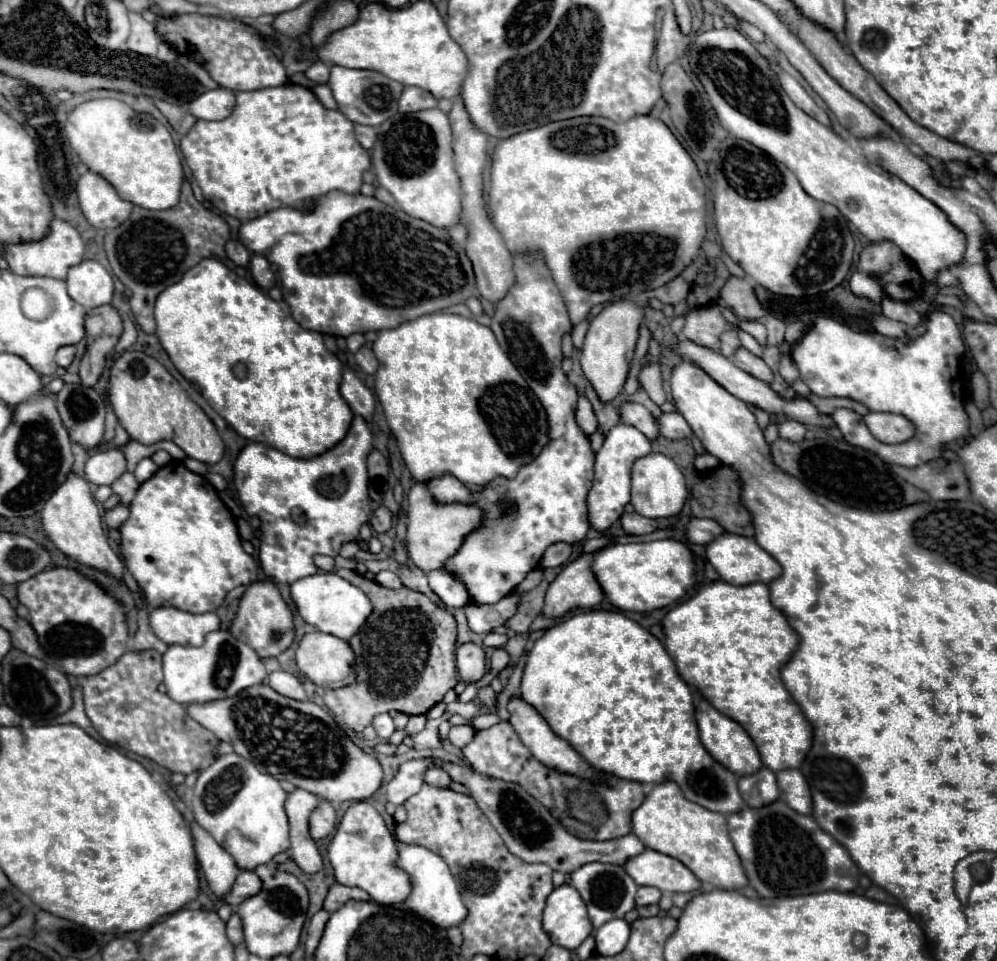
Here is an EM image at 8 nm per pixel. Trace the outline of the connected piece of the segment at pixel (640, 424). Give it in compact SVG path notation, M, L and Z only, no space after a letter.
M625 402L621 406L621 420L625 424L631 424L637 430L641 430L649 440L659 438L659 424L657 424L655 416L645 406L641 406L641 404Z

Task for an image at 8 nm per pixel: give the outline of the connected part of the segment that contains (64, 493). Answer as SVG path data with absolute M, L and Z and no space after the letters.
M69 472L65 482L61 482L57 486L57 490L51 494L47 504L43 506L41 520L43 520L43 530L47 532L47 536L69 558L73 558L73 560L77 560L77 562L81 562L89 568L109 572L117 578L123 576L123 564L121 564L119 556L113 552L113 548L107 542L101 512L95 504L93 492L91 492L89 482L85 478L81 478L75 472Z

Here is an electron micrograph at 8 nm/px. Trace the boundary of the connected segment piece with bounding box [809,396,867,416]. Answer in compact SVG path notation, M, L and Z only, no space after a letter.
M809 396L809 400L825 414L833 414L837 408L849 408L849 410L855 410L857 414L865 414L867 408L861 406L859 402L853 402L849 398L819 398L819 396Z

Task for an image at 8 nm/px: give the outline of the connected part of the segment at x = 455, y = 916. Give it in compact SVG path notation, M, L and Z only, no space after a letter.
M397 842L399 848L399 868L403 868L413 882L413 890L409 894L409 898L405 900L405 904L417 912L421 918L433 922L435 926L447 930L453 926L459 926L465 918L467 918L467 908L461 900L461 892L459 886L455 882L455 878L449 872L449 866L443 862L441 856L433 854L431 850L425 850L423 846L413 846L413 844L401 844Z

